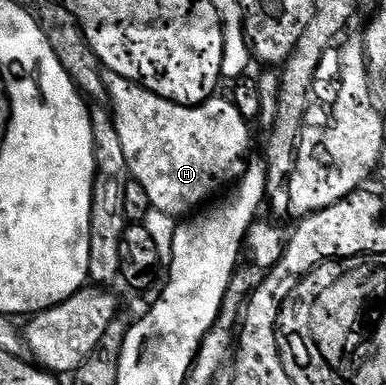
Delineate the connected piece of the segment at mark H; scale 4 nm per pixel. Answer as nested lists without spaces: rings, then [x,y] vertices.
[[[107,71],[102,75],[102,83],[108,92],[106,101],[118,127],[118,136],[122,139],[122,152],[126,155],[131,180],[146,187],[152,208],[177,219],[187,218],[195,214],[205,204],[203,201],[214,196],[224,184],[235,186],[243,177],[250,160],[248,148],[252,145],[252,137],[248,134],[249,122],[245,121],[231,100],[224,98],[223,101],[220,95],[216,95],[200,105],[179,105],[154,95],[154,91],[138,81]]]

